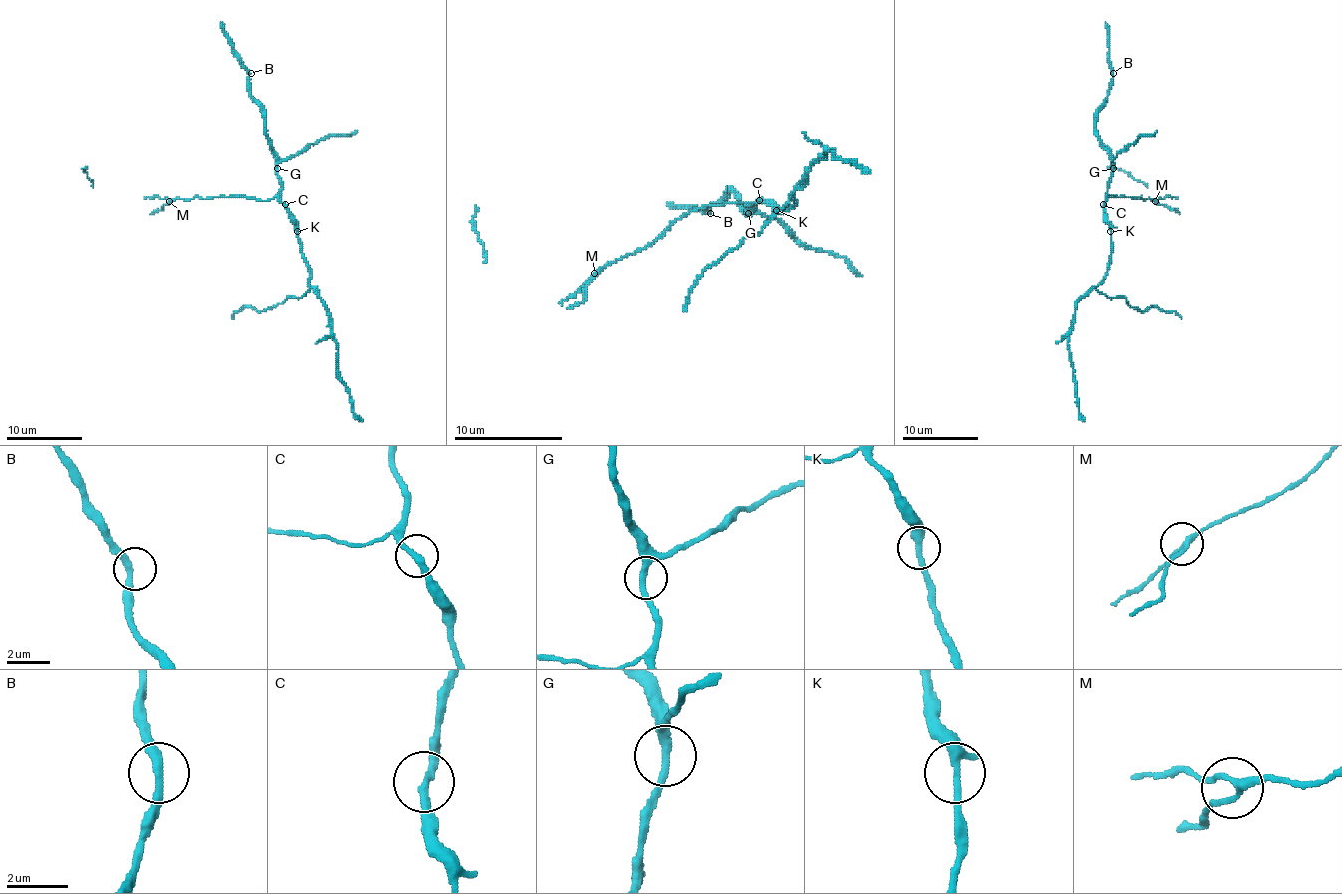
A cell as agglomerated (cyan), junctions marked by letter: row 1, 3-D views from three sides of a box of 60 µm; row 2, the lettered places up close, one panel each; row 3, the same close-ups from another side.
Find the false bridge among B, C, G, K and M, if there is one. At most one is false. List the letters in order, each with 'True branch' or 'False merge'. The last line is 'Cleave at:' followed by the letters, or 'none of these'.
B: True branch
C: True branch
G: True branch
K: True branch
M: True branch
Cleave at: none of these

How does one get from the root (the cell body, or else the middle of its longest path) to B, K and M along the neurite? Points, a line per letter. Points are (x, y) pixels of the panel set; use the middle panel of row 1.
B: (751, 203), (754, 205), (748, 213), (729, 189), (708, 211), (710, 213)
K: (751, 203), (762, 200), (775, 211)
M: (751, 203), (724, 203), (694, 208), (675, 219), (643, 249), (608, 262), (594, 273)

